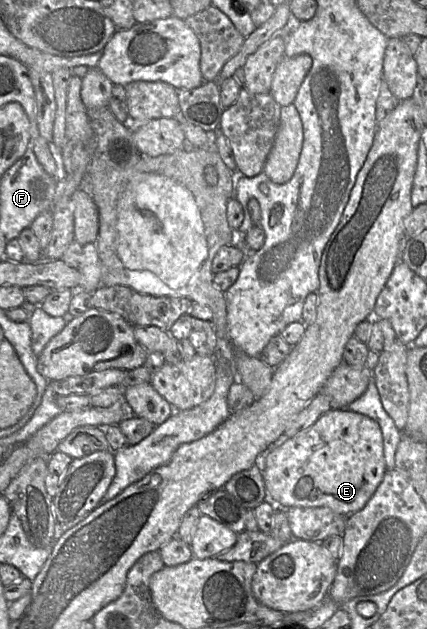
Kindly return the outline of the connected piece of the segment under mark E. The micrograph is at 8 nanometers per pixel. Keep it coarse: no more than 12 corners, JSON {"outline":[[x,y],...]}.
{"outline":[[330,409],[270,453],[279,508],[365,507],[386,471],[379,424]]}

